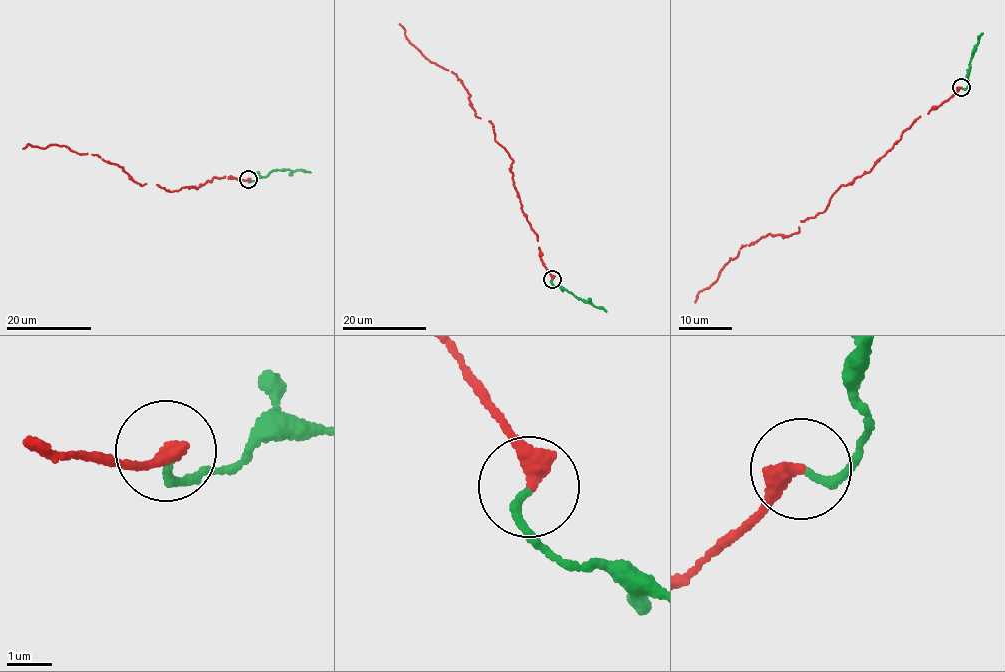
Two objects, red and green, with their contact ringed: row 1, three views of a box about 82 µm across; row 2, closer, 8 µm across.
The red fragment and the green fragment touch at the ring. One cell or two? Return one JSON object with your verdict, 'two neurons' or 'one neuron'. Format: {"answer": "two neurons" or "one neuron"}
{"answer": "one neuron"}

